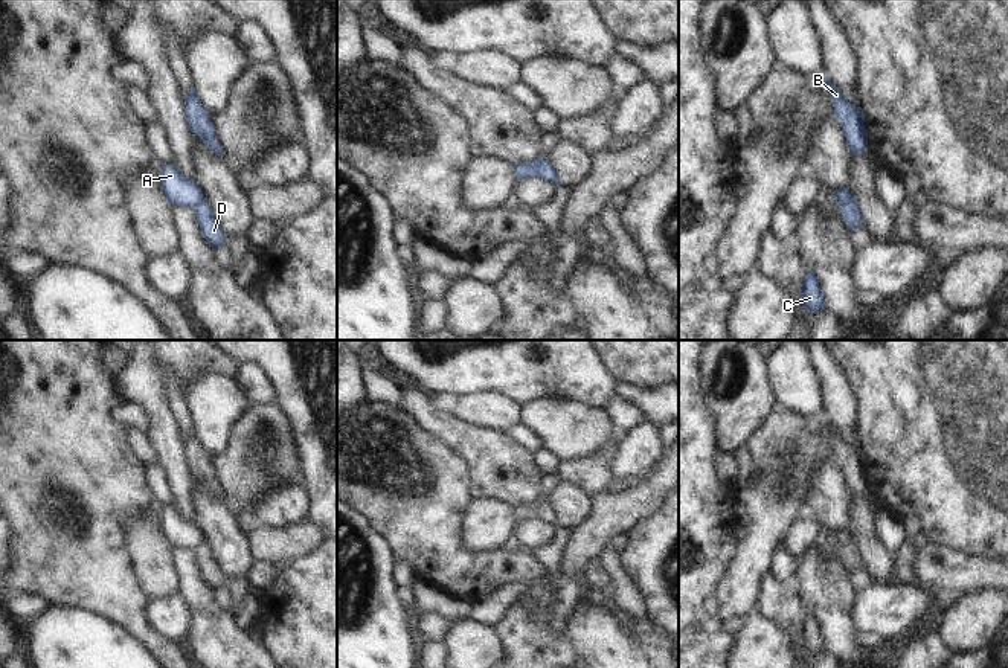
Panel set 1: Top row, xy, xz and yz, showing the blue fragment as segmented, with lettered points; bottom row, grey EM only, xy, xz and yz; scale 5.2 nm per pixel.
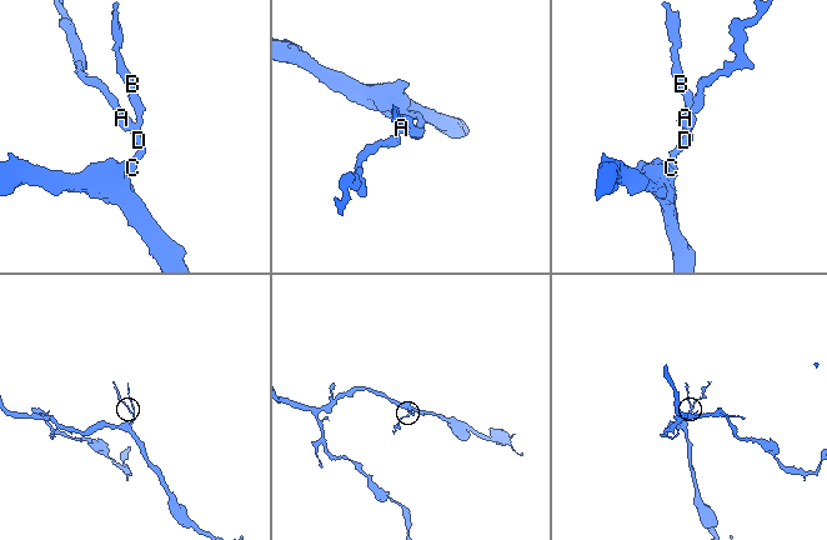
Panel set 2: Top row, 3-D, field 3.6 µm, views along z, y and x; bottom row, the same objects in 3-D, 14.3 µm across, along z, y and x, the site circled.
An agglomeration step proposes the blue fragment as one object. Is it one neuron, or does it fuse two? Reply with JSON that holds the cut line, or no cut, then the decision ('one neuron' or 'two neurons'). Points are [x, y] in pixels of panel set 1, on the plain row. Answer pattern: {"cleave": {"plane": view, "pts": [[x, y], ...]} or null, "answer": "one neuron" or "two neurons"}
{"cleave": {"plane": "yz", "pts": [[853, 537], [847, 545], [841, 546]]}, "answer": "two neurons"}

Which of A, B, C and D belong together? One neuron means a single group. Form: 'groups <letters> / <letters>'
groups A / B C D

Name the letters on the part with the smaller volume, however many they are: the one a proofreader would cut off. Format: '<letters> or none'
A.

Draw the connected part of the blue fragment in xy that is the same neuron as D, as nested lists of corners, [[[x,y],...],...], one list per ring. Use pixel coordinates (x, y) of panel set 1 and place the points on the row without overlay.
[[[204,541],[198,548],[194,549],[195,558],[198,561],[200,570],[206,583],[213,589],[218,590],[224,587],[226,575],[220,569],[212,549]]]

